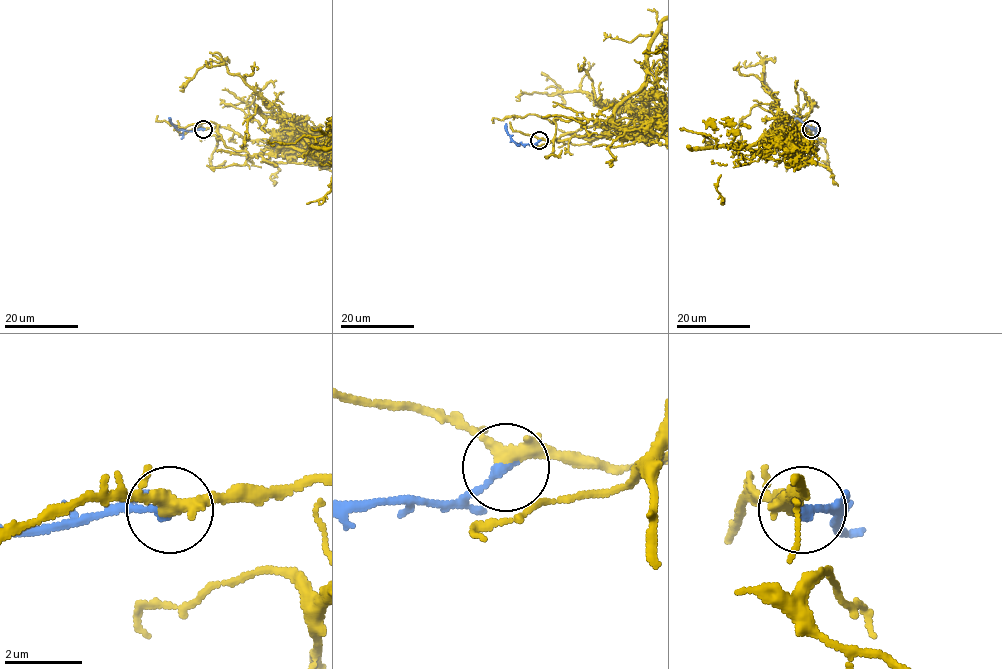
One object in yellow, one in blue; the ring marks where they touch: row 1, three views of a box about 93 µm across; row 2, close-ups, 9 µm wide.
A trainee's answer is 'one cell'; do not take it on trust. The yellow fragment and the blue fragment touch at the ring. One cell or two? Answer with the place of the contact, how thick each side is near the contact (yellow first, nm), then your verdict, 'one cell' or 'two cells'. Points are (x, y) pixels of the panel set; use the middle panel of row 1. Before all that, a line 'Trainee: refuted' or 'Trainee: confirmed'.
Trainee: confirmed
at (539, 140); 360 nm thick on the yellow side, 260 nm on the other; one cell

